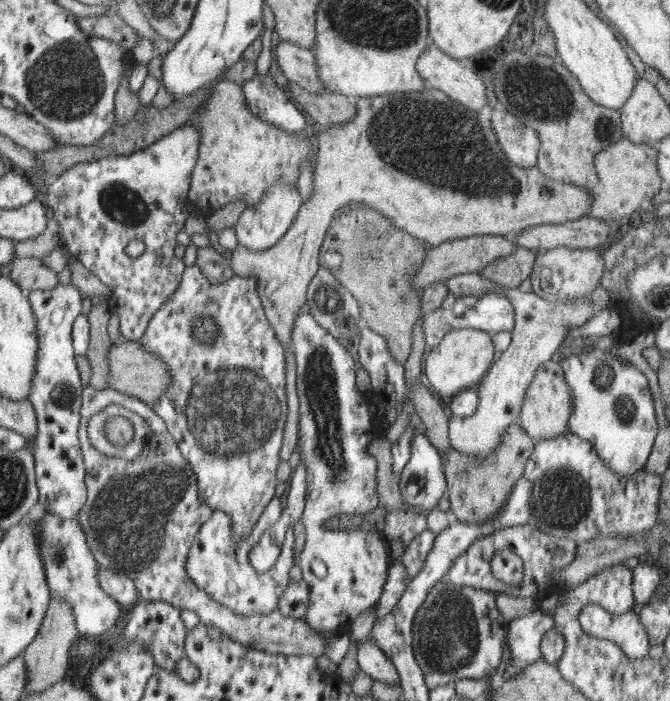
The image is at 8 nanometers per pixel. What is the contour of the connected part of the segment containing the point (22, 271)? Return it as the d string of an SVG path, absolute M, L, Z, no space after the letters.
M18 257L6 271L26 293L31 290L46 291L59 284L59 273L48 264L42 263L41 257Z

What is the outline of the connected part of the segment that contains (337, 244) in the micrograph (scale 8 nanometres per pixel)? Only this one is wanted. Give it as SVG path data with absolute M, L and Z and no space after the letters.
M360 203L352 206L348 211L337 213L321 249L321 267L327 268L336 280L357 298L362 324L368 325L380 337L384 337L393 354L391 357L402 364L406 362L411 351L413 326L422 316L421 292L423 288L415 288L415 272L423 263L429 247L425 242L414 239L406 231L396 229L396 226L378 209Z

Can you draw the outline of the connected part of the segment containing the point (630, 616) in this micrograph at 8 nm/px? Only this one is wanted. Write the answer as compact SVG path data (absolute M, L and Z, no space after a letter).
M588 604L582 609L581 624L591 636L620 644L626 654L634 659L644 659L652 648L637 608L617 616L600 605Z

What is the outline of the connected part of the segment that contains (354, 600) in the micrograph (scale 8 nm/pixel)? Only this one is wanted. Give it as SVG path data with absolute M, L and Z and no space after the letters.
M307 304L301 308L297 316L296 327L292 332L292 343L296 359L296 384L299 396L300 428L300 461L307 470L307 495L304 512L299 518L303 522L305 536L304 549L297 564L302 570L303 580L310 592L310 604L306 618L302 619L314 631L328 631L344 634L354 619L374 602L379 602L382 586L386 584L388 576L388 546L386 536L380 532L366 532L365 528L346 530L328 530L323 524L326 520L340 516L340 514L370 513L378 506L378 492L376 492L376 459L369 453L367 447L374 438L383 437L380 420L370 414L370 400L362 396L356 388L356 362L348 350L334 338L323 325L318 324Z

